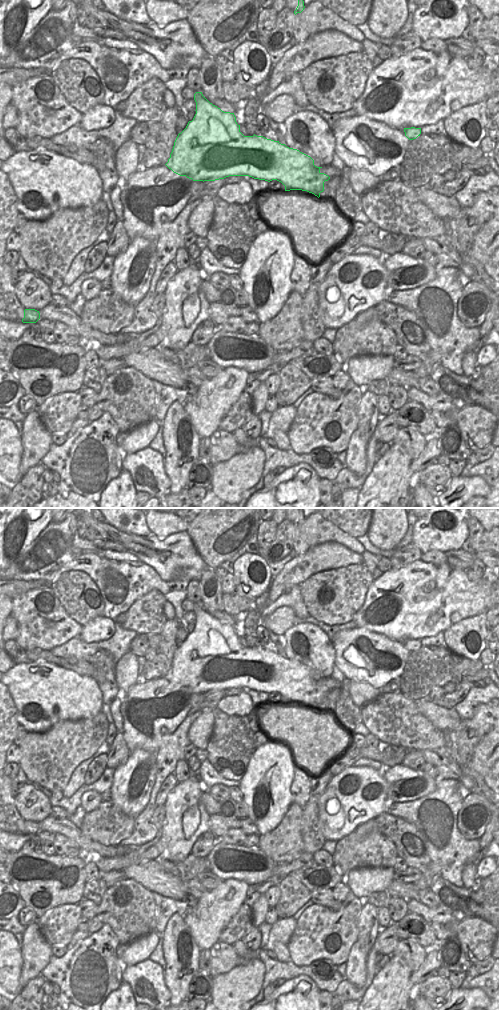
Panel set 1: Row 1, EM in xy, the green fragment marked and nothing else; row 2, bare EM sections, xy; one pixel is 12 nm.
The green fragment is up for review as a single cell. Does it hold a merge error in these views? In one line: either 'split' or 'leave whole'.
leave whole

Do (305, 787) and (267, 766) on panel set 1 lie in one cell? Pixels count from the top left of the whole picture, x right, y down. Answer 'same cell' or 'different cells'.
different cells

